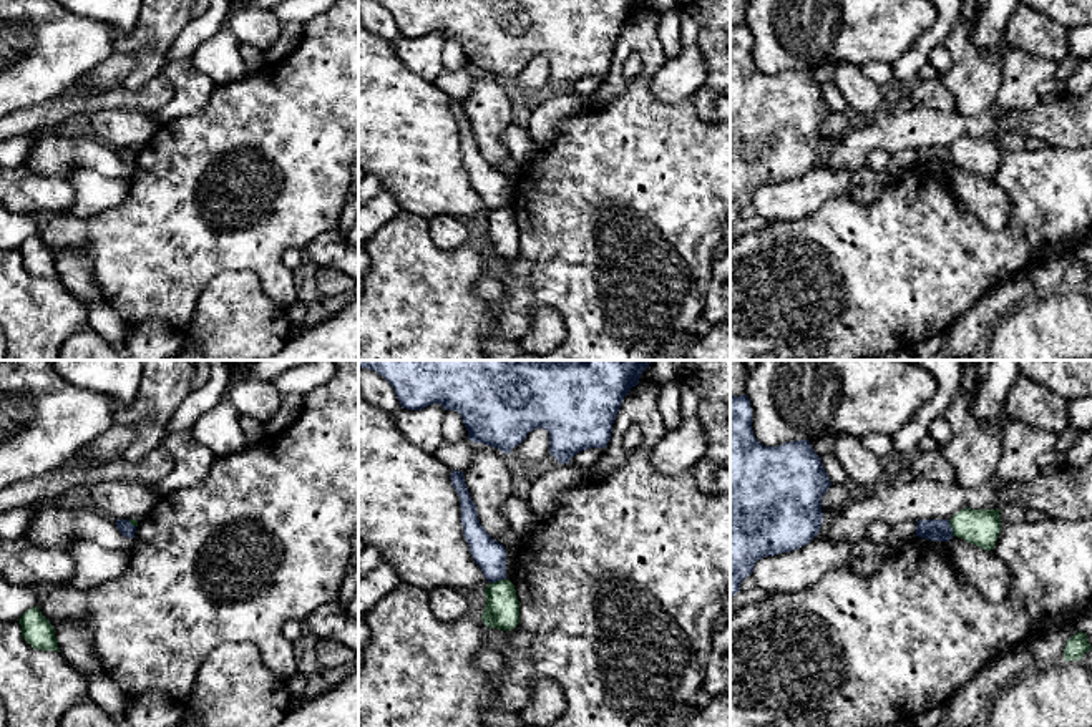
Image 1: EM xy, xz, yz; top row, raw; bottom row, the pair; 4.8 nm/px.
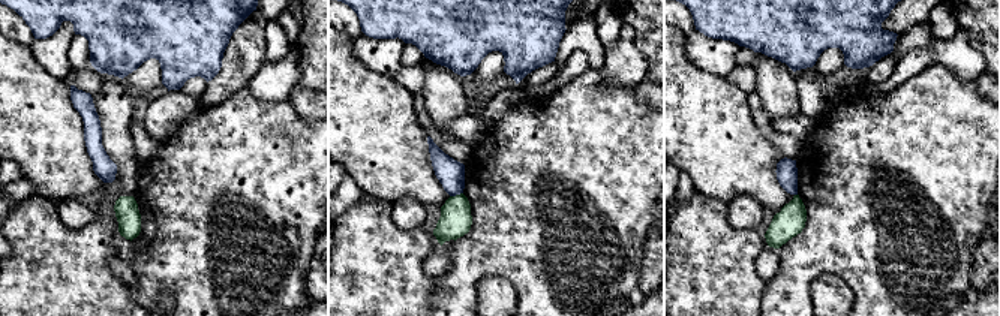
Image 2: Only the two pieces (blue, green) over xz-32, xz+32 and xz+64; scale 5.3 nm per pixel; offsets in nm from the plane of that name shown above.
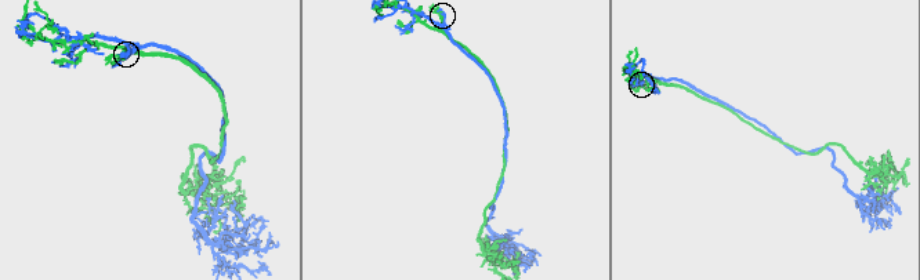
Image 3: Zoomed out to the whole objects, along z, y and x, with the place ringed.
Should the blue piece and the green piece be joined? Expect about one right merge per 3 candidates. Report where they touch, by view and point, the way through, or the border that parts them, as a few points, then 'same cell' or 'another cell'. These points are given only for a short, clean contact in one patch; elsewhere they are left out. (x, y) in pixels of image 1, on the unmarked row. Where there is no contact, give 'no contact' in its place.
xz (497, 208) | along xz (505, 206), (490, 211) | another cell

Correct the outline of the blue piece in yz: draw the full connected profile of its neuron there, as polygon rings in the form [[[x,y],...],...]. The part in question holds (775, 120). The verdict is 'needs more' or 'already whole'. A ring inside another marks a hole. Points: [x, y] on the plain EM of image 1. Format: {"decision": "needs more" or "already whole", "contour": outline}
{"decision": "already whole", "contour": [[[730,23],[730,227],[765,184],[808,173],[823,151],[821,124],[831,115],[808,68],[763,75],[752,58],[747,23]]]}

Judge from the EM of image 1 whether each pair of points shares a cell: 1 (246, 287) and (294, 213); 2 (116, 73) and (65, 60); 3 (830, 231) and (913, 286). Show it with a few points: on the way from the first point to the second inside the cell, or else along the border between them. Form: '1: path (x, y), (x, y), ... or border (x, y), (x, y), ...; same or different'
1: border (216, 276), (253, 271), (279, 304); different
2: border (115, 48), (65, 92); different
3: path (850, 239), (887, 273), (893, 273); same

